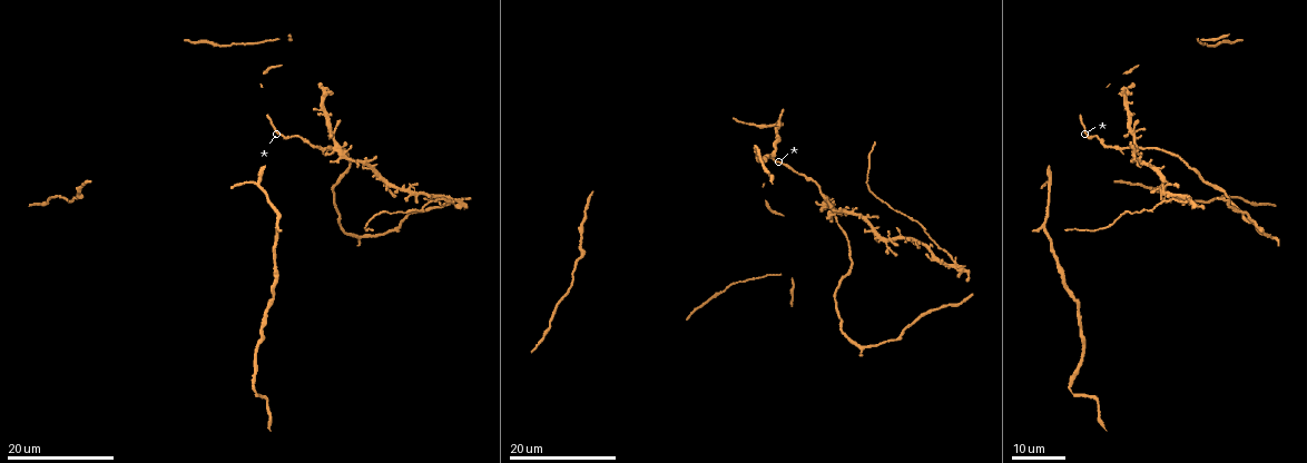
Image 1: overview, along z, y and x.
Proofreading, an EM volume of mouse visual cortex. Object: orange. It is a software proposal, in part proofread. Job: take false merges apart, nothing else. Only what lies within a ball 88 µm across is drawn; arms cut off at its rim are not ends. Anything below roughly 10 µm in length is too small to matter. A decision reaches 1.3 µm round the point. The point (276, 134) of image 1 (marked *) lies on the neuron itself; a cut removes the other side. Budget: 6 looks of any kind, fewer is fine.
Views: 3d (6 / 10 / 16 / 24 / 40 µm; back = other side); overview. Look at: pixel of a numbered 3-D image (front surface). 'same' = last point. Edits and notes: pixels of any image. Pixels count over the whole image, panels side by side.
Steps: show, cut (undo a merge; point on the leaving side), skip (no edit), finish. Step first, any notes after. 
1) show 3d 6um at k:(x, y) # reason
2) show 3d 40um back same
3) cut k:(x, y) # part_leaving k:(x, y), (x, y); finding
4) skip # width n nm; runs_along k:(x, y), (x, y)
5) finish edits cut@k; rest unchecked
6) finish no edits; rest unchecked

show 3d 16um at 1:(327, 114)

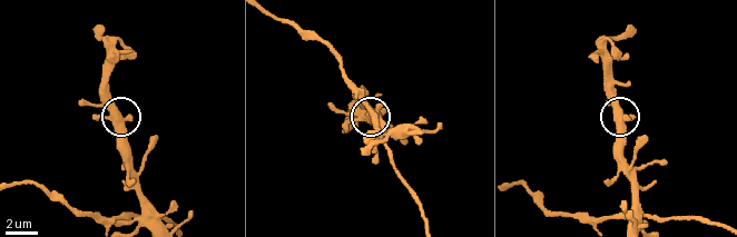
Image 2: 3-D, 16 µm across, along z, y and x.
show 3d 6um at 2:(118, 112) # closer look

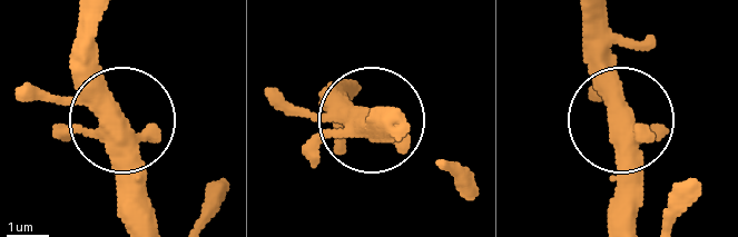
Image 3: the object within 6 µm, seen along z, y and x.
show 3d 6um back at 3:(122, 122)

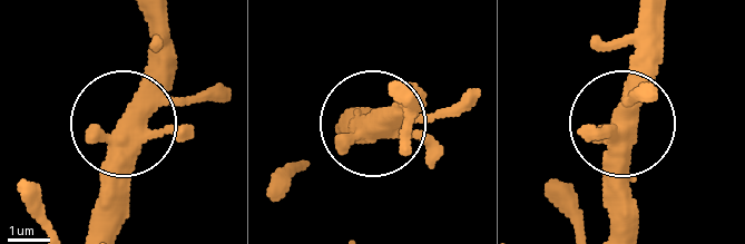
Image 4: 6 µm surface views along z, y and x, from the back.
skip # runs_along 4:(611, 224), (611, 149), (662, 47); continuous, no second neuron

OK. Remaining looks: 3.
show 3d 16um at 1:(820, 190) # thick turns thin

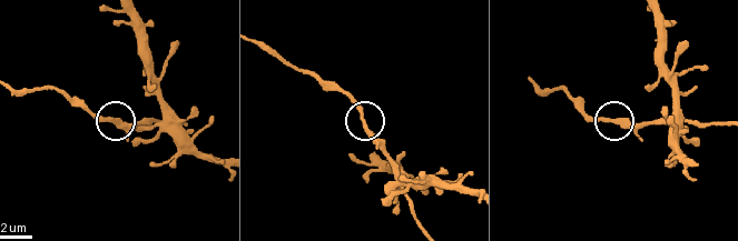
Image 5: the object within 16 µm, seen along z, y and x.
show 3d 10um at 5:(612, 122)

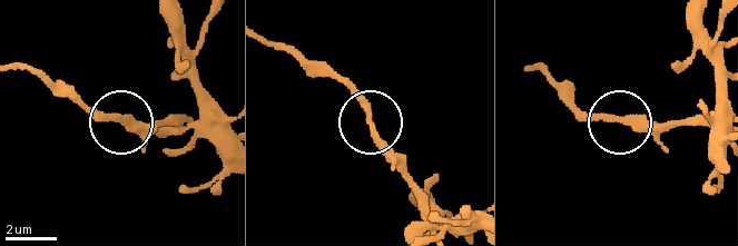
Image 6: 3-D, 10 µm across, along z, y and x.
show 3d 10um back at 6:(371, 120)

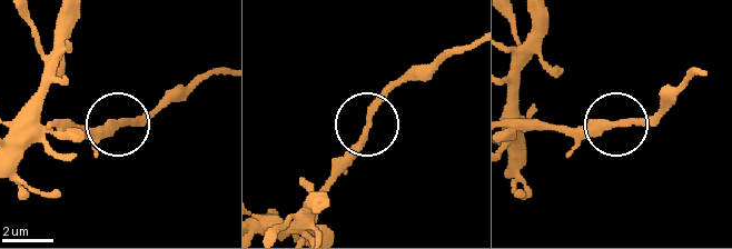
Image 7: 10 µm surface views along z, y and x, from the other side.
skip # runs_along 7:(702, 73), (692, 73), (648, 116), (566, 130); one neuron here

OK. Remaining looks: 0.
finish no edits; rest unchecked

